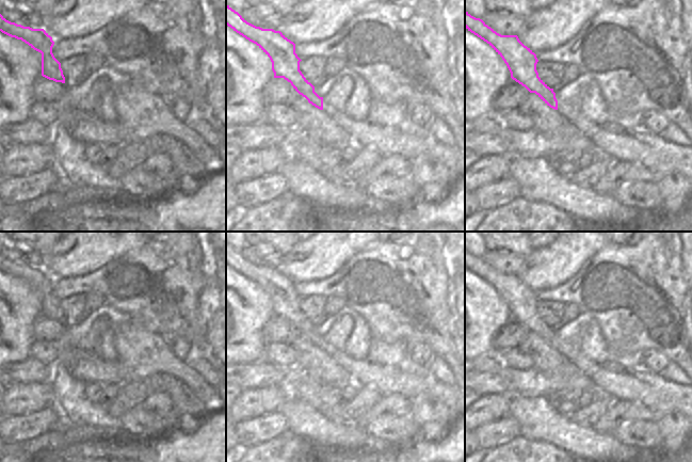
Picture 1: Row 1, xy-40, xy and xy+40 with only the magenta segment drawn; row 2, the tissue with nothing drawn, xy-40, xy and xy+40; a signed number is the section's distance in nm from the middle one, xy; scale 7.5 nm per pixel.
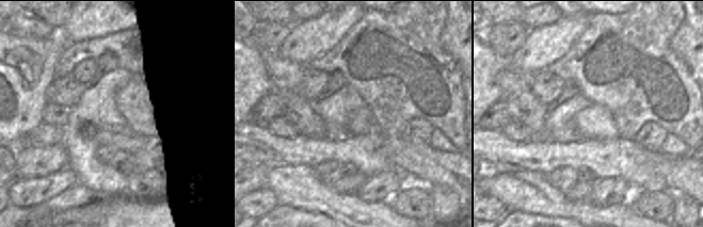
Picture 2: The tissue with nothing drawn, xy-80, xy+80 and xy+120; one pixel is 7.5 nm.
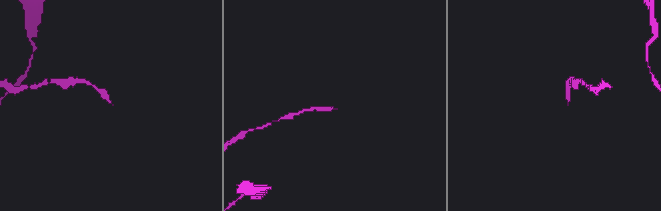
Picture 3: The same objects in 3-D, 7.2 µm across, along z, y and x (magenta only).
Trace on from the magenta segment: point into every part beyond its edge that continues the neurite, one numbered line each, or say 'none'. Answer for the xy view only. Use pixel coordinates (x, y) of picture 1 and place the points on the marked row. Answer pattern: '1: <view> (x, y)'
1: xy (348, 101)

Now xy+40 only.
1: xy+40 (580, 102)

